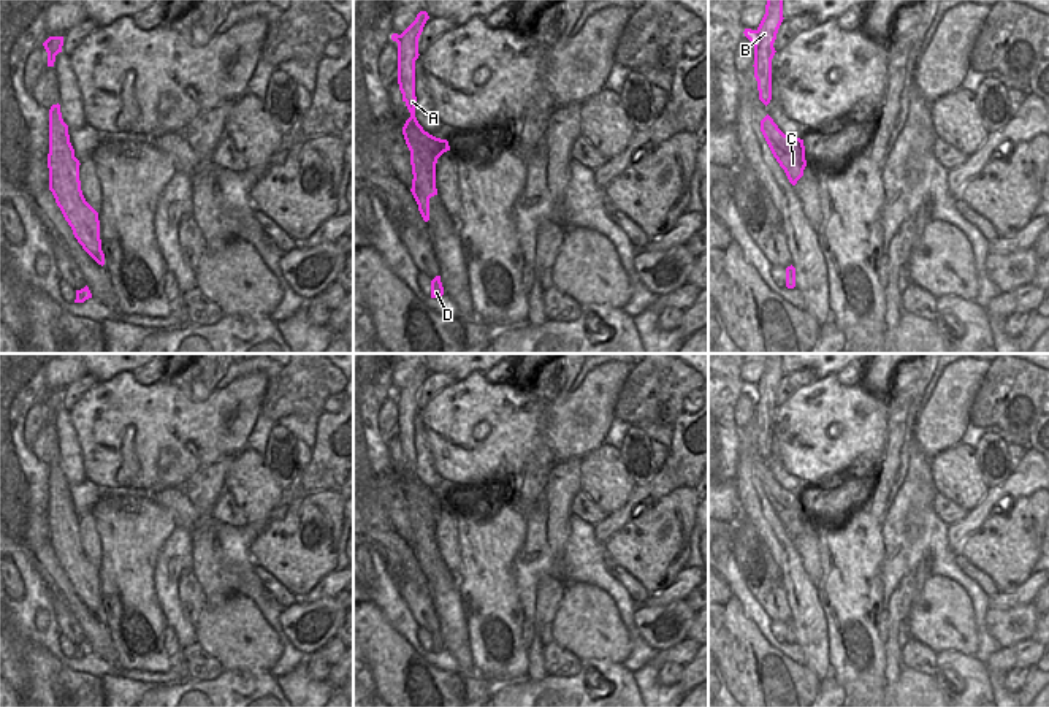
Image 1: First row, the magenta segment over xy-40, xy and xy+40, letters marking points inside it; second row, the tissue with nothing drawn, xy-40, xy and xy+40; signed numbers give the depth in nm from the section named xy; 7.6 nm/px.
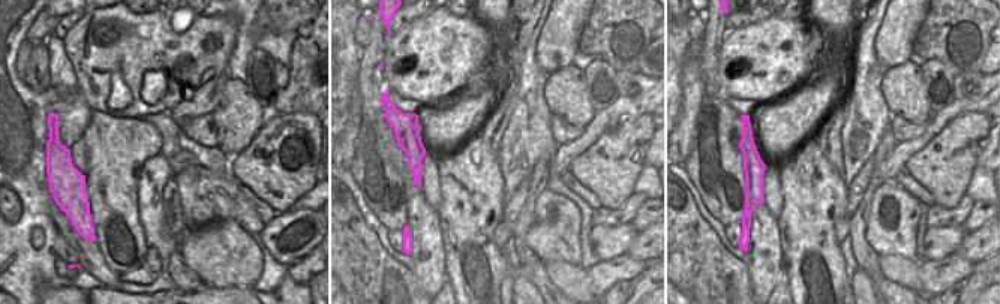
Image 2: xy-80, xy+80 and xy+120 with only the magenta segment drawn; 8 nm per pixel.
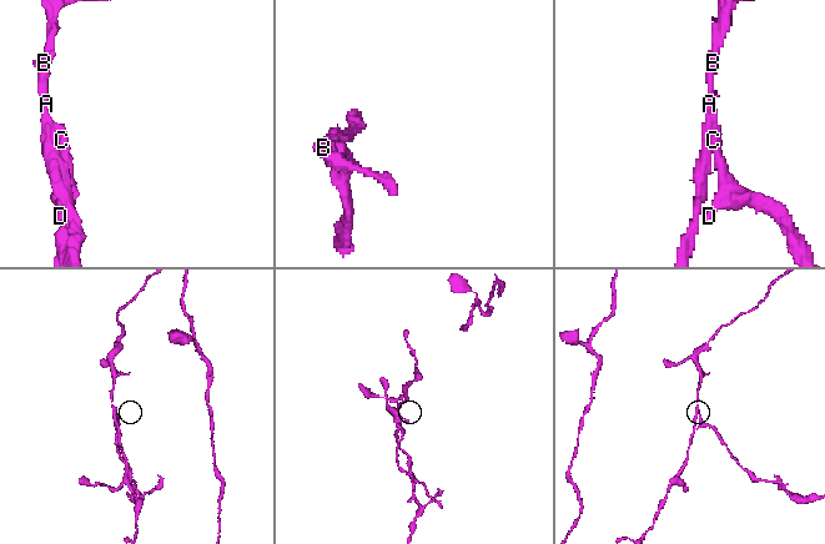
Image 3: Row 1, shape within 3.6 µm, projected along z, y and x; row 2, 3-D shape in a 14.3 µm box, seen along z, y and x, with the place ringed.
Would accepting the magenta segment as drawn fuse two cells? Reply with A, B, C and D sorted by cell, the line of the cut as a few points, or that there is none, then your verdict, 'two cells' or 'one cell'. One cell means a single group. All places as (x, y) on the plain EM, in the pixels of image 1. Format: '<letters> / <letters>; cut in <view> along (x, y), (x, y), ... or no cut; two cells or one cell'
A B / C D; cut in xy+40 along (802, 498), (777, 514); two cells

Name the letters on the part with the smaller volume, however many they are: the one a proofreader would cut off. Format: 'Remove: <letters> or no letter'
Remove: C, D.

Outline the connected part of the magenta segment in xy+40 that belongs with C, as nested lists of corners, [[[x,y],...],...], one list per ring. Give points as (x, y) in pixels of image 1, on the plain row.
[[[797,501],[789,510],[776,514],[776,517],[784,525],[789,537],[795,541],[797,536],[803,531],[803,525],[807,522],[805,501]]]

